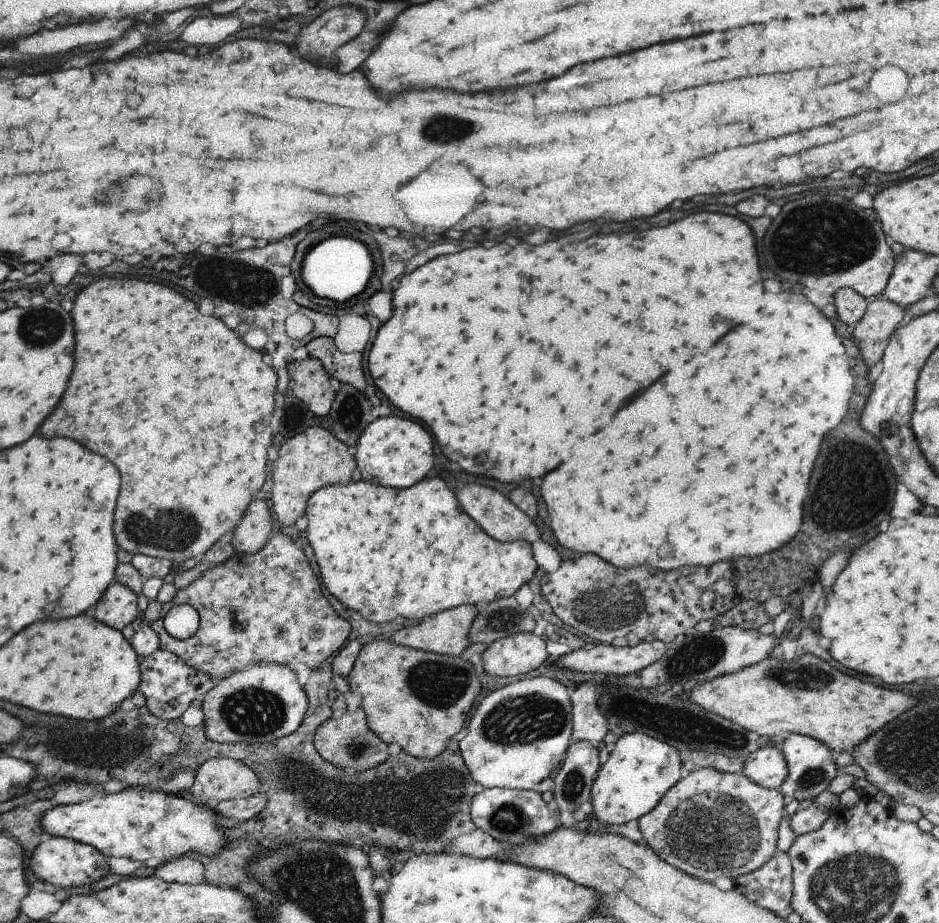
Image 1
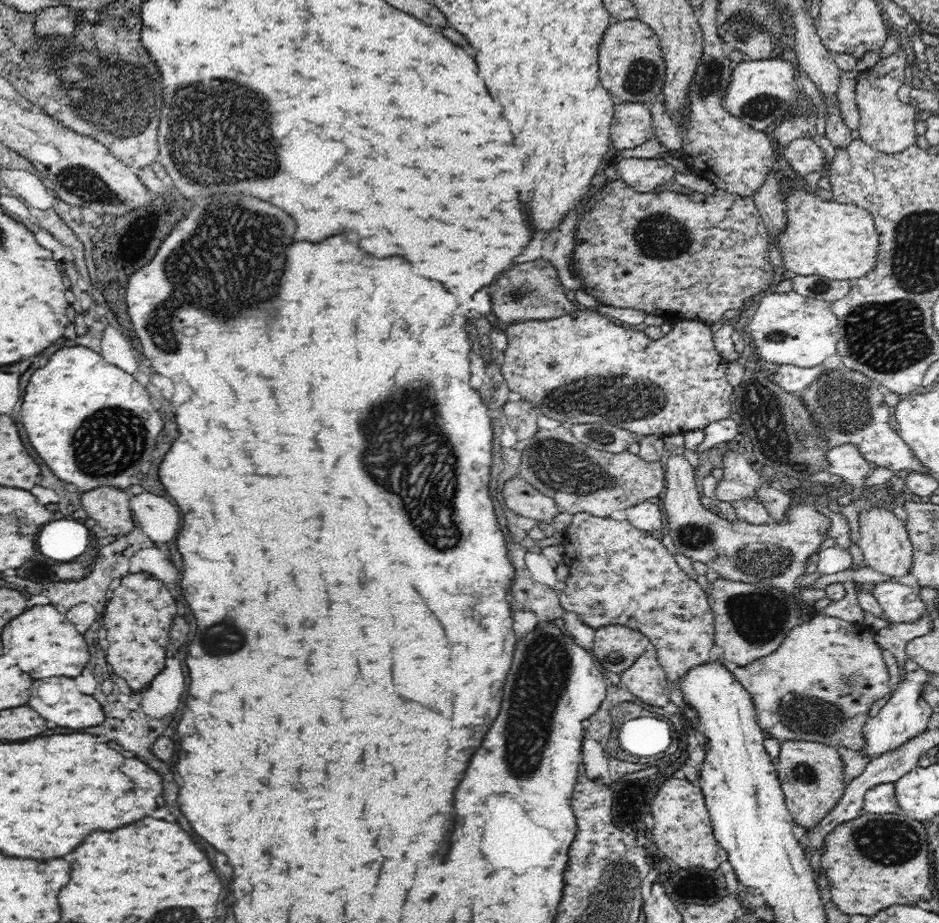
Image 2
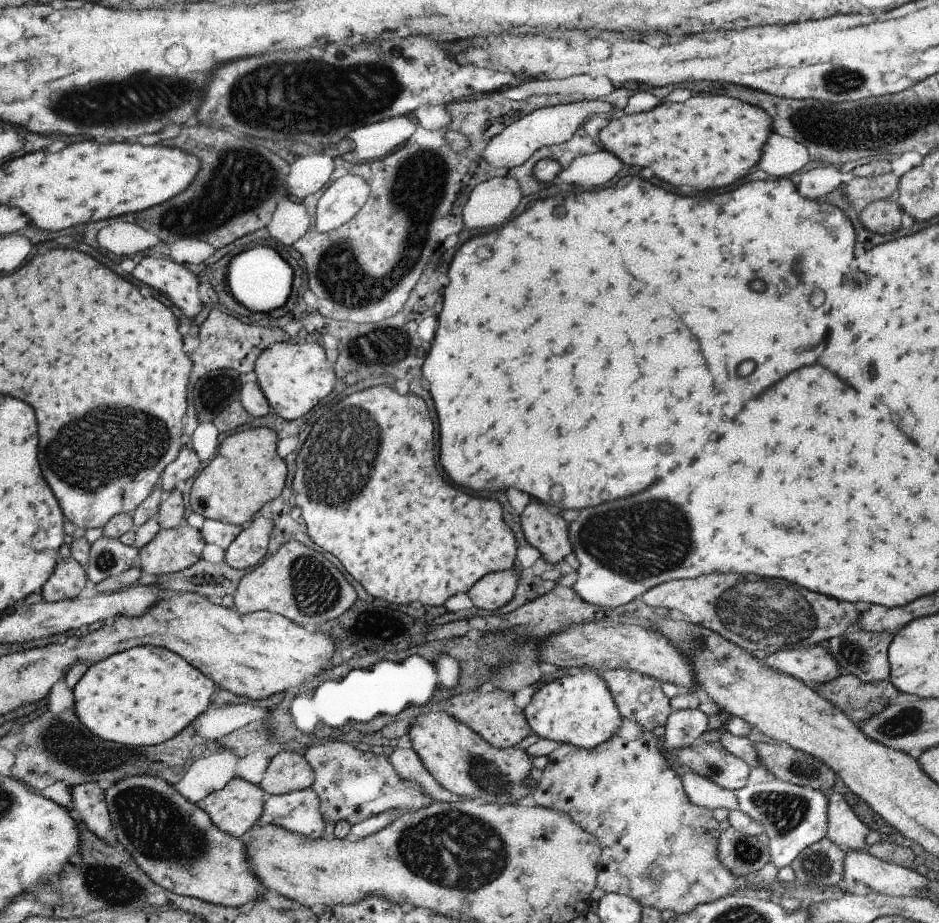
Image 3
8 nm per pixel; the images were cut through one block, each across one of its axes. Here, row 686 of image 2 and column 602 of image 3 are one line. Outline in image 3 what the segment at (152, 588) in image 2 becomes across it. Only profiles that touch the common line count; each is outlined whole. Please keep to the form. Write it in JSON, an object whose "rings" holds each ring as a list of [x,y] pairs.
{"rings":[[[697,94],[681,104],[657,104],[645,114],[613,114],[609,124],[597,132],[597,140],[623,164],[651,168],[659,180],[675,188],[689,186],[703,192],[743,178],[757,164],[771,128],[771,118],[757,106],[727,96]]]}

